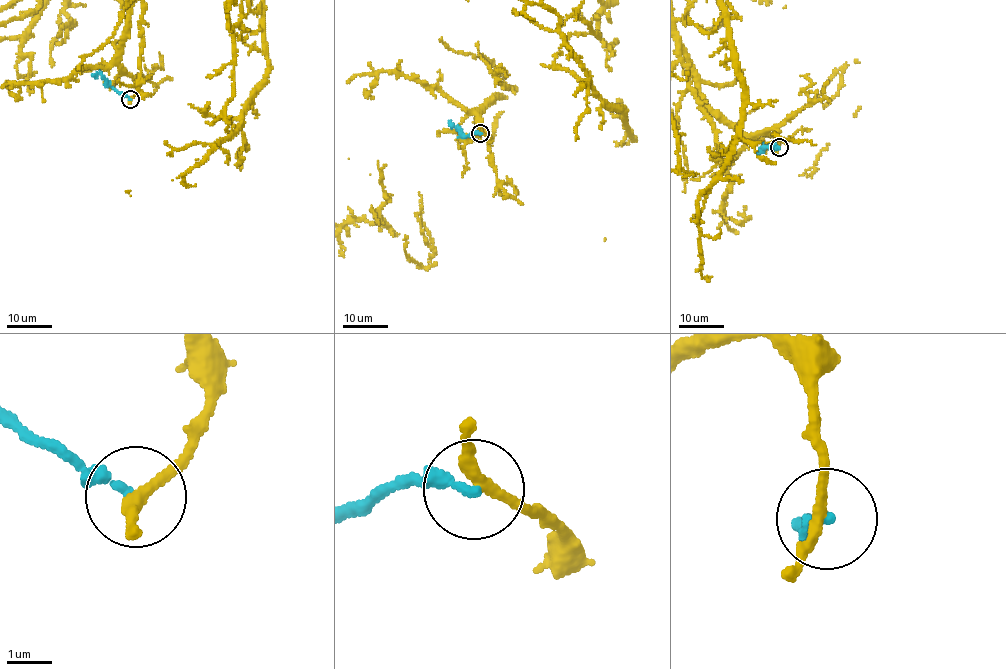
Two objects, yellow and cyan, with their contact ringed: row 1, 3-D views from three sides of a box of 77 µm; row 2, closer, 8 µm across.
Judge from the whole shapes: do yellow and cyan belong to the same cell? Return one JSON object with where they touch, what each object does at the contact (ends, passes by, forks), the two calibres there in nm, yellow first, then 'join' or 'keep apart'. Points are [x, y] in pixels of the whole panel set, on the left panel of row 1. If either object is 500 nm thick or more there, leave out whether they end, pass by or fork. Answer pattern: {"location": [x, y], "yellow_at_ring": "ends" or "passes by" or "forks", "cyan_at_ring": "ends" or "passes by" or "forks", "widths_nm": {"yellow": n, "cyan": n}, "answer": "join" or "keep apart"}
{"location": [130, 99], "yellow_at_ring": "passes by", "cyan_at_ring": "ends", "widths_nm": {"yellow": 240, "cyan": 200}, "answer": "keep apart"}

